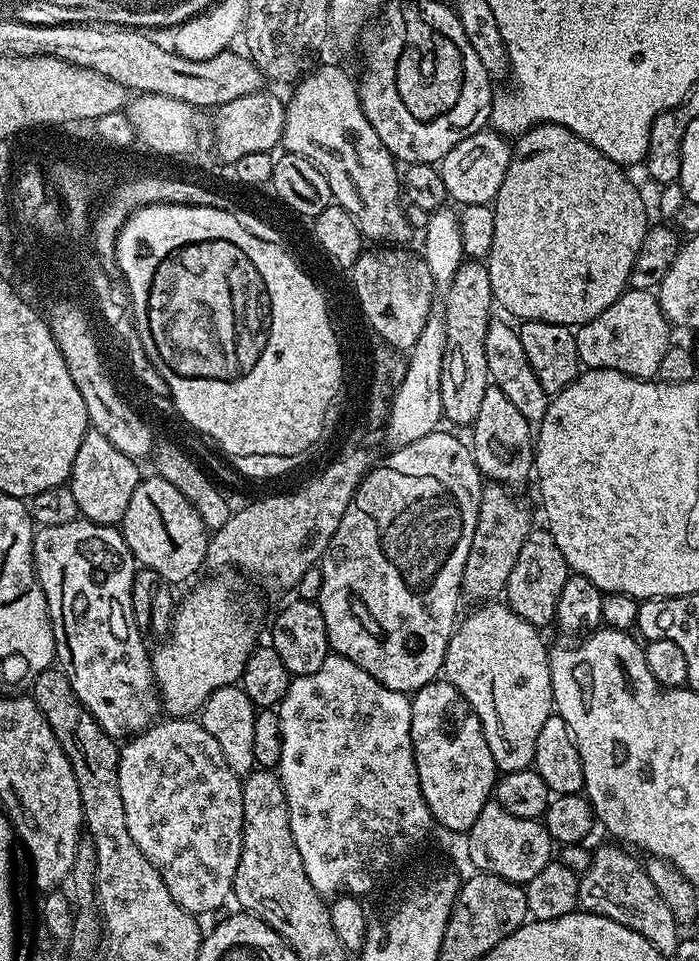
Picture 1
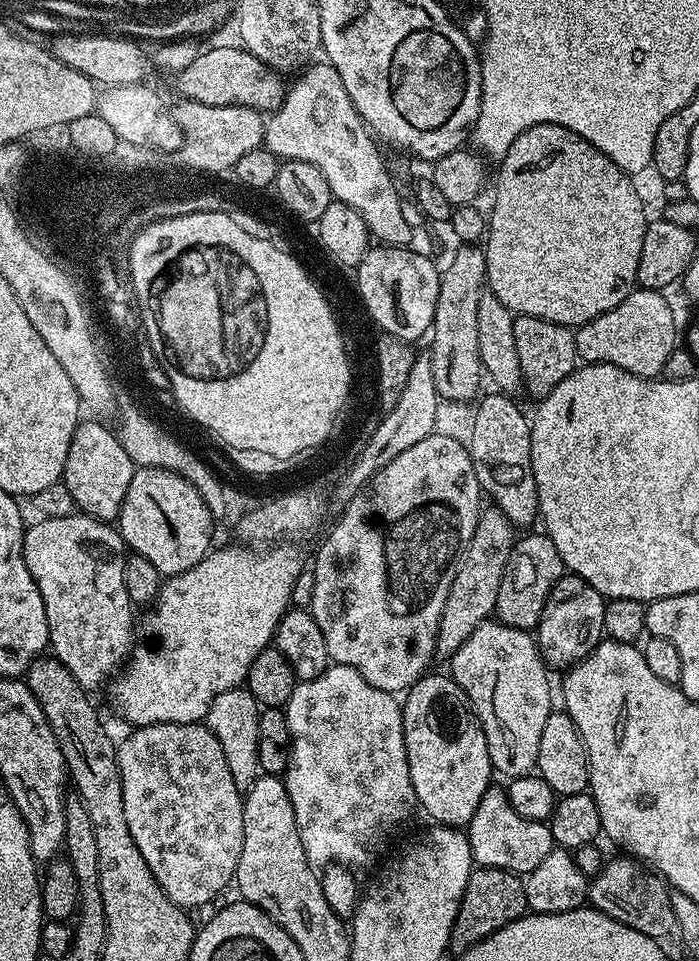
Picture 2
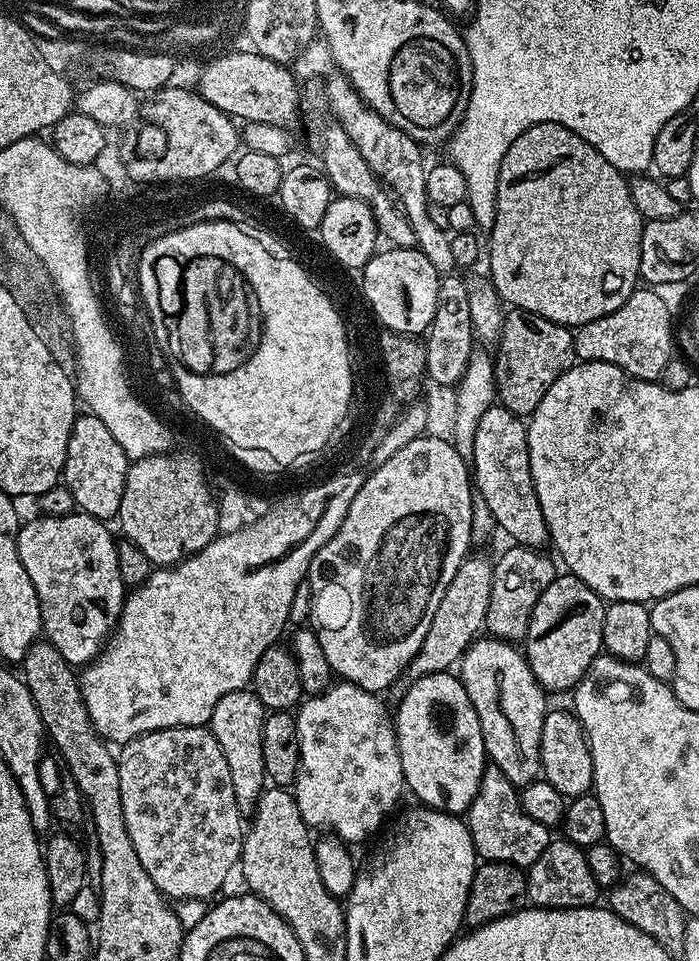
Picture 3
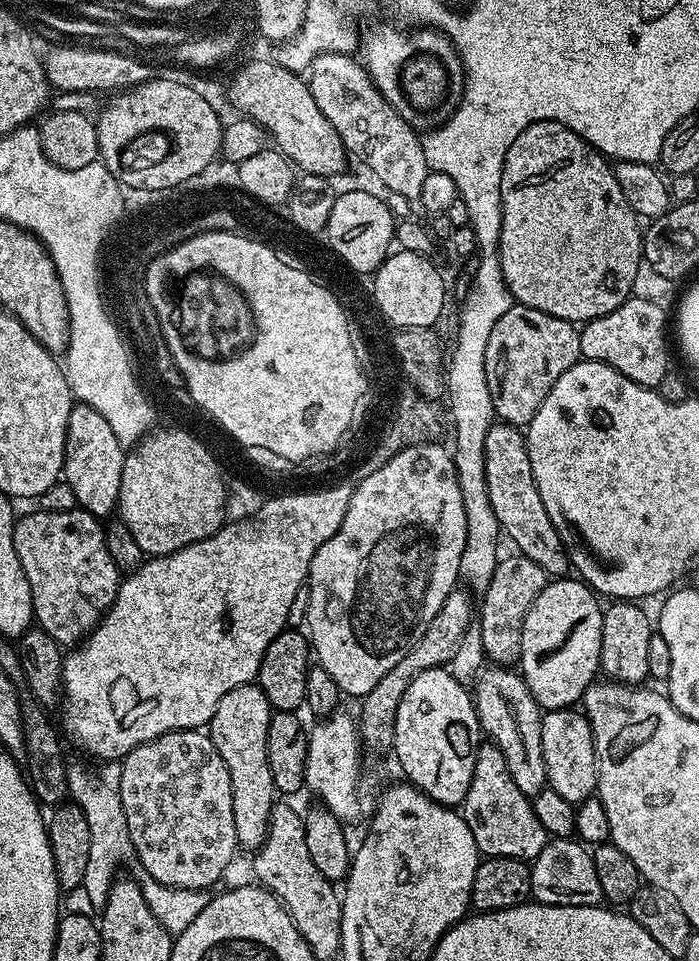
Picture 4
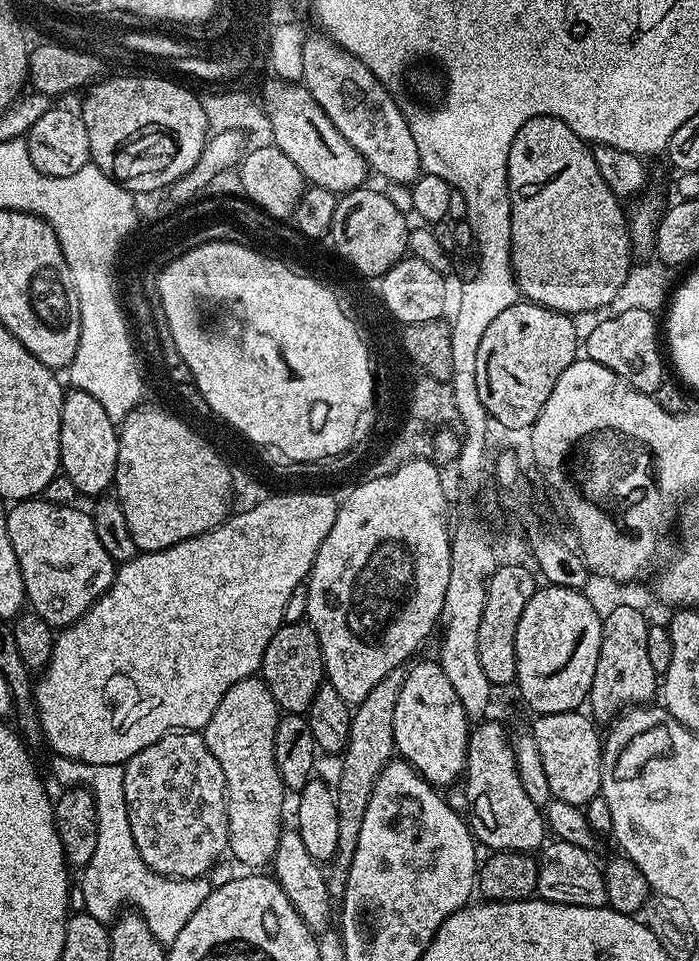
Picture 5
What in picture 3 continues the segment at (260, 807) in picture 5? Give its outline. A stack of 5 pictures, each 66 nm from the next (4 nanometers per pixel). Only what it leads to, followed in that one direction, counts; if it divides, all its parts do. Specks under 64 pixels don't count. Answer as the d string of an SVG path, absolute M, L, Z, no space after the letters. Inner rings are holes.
M240 688L236 692L226 694L218 706L214 706L214 714L210 721L210 731L222 746L222 754L226 754L226 766L230 766L230 779L234 781L234 798L238 798L241 813L248 814L255 809L258 798L264 793L266 777L262 762L262 726L266 709L256 697L256 693L248 688Z

